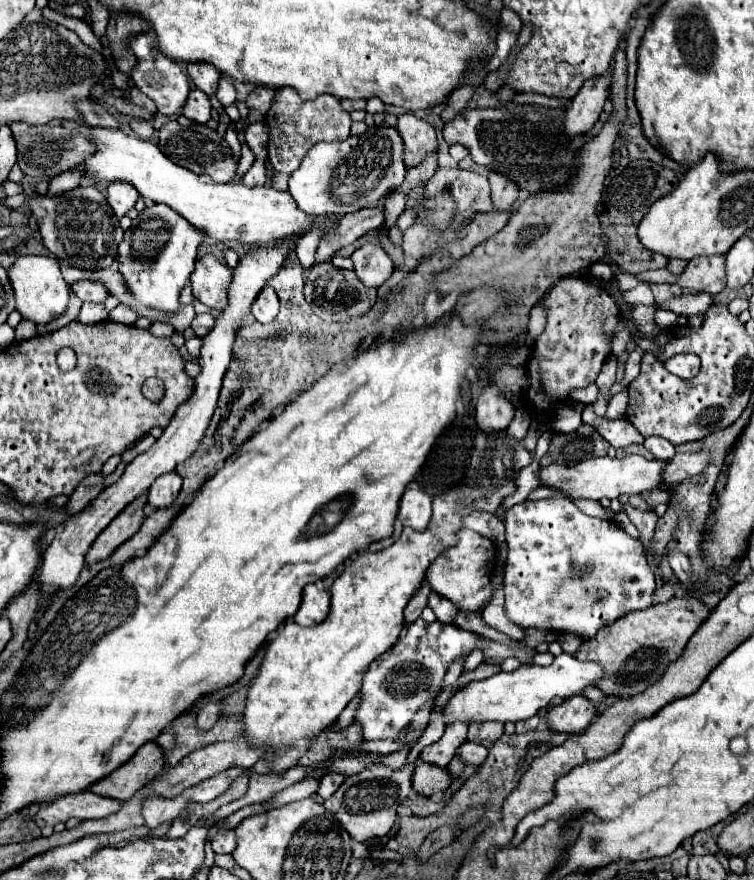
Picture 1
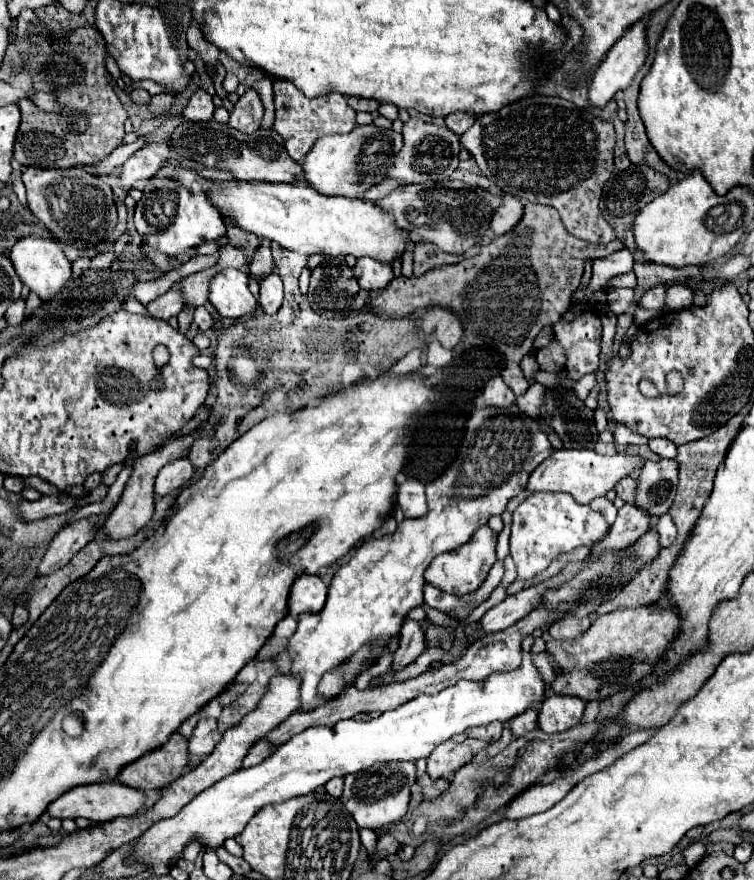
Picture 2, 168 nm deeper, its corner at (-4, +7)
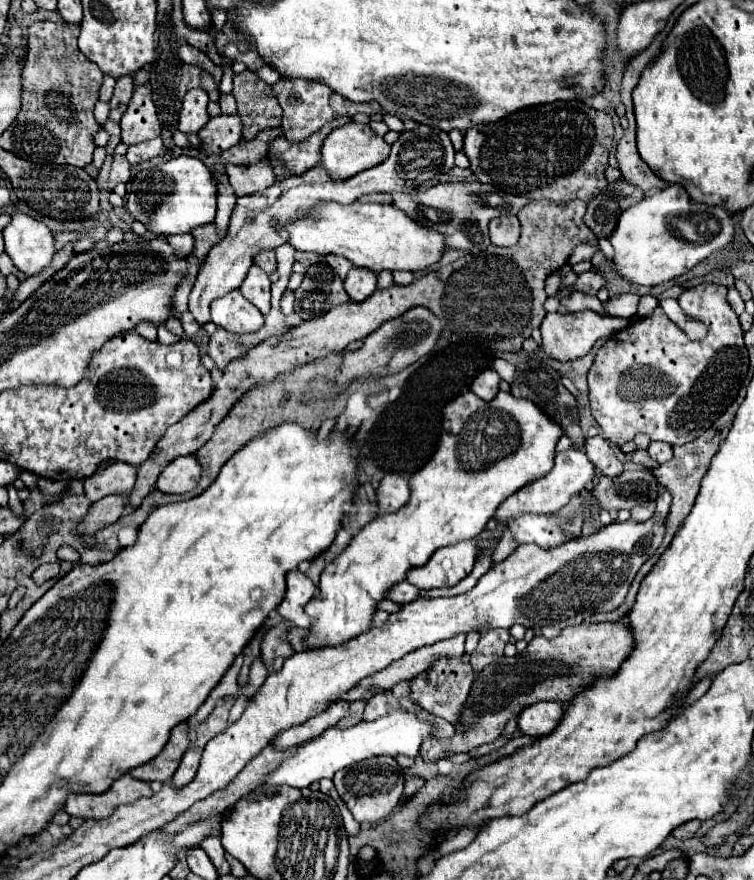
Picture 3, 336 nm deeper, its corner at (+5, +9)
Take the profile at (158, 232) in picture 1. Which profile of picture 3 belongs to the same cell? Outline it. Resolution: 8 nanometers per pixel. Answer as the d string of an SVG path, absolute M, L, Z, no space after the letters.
M180 155L170 161L162 161L158 165L142 169L132 179L126 207L134 221L140 221L148 231L160 237L190 233L192 229L214 221L216 185L212 173L200 159Z

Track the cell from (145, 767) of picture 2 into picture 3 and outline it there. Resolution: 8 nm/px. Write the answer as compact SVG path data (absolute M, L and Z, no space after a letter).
M178 723L172 733L168 743L164 745L164 749L160 751L160 755L156 755L152 761L134 767L128 771L128 775L146 781L146 783L166 783L172 779L172 775L176 773L182 753L186 753L186 749L190 747L190 739L188 739L188 725L186 723Z

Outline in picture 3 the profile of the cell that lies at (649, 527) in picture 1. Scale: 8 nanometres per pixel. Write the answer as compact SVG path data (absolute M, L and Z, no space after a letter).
M600 435L588 437L584 451L586 451L588 459L594 463L594 467L598 471L602 471L602 475L618 477L622 473L622 463L614 455L614 451L610 449L610 445L608 445L608 441L604 437L600 437Z

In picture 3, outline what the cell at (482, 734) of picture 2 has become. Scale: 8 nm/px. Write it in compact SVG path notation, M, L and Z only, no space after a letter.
M442 657L438 661L434 661L434 665L426 673L414 677L410 681L410 689L412 689L412 697L420 703L422 709L450 721L456 727L456 731L462 731L464 729L464 725L460 721L462 703L466 703L472 681L474 681L474 671L470 669L468 661L464 663L462 659L446 659L446 657Z

